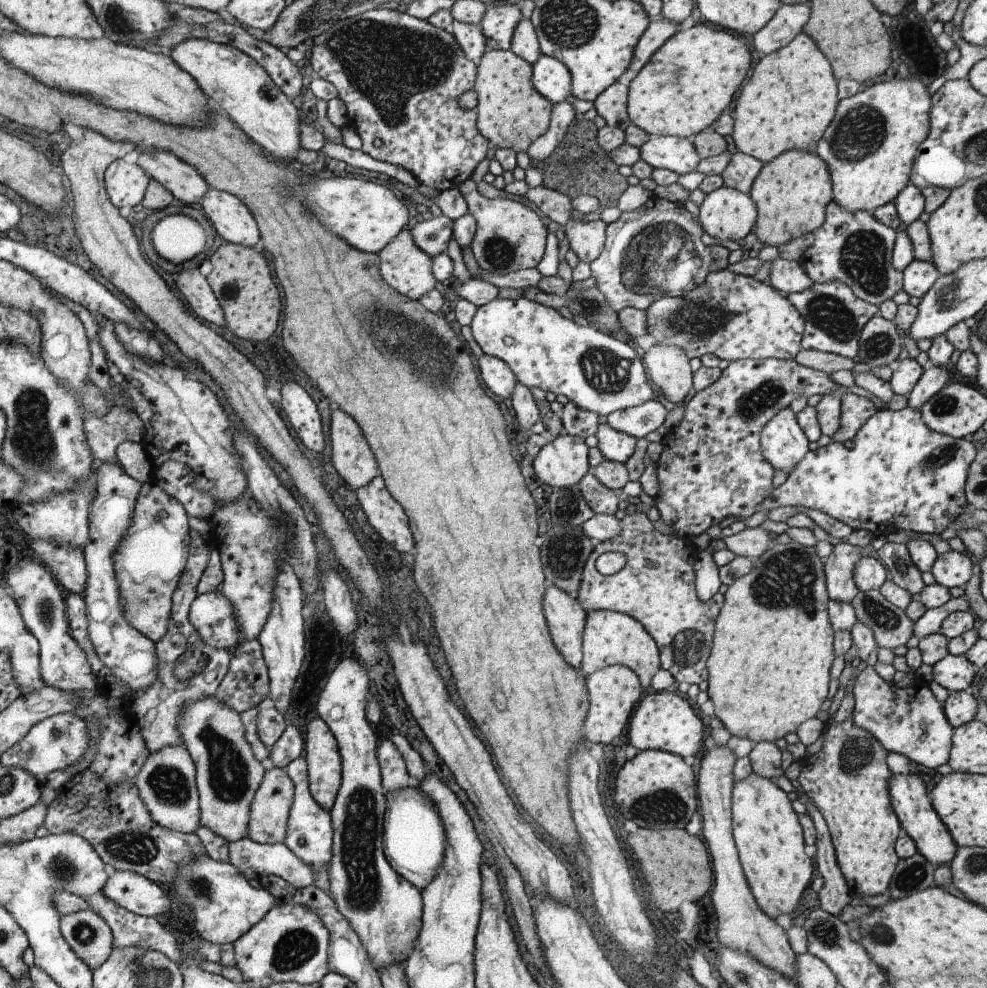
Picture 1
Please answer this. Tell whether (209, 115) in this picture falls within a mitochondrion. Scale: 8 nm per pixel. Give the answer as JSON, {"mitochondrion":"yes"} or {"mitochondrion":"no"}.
{"mitochondrion":"no"}

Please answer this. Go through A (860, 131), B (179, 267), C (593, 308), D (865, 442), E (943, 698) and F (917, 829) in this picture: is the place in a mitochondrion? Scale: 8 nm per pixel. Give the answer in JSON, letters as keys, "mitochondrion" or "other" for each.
{"A":"mitochondrion","B":"other","C":"mitochondrion","D":"other","E":"other","F":"other"}

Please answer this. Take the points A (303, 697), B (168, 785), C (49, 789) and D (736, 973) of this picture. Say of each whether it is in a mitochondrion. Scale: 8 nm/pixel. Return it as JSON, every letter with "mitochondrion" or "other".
{"A":"other","B":"mitochondrion","C":"other","D":"mitochondrion"}

